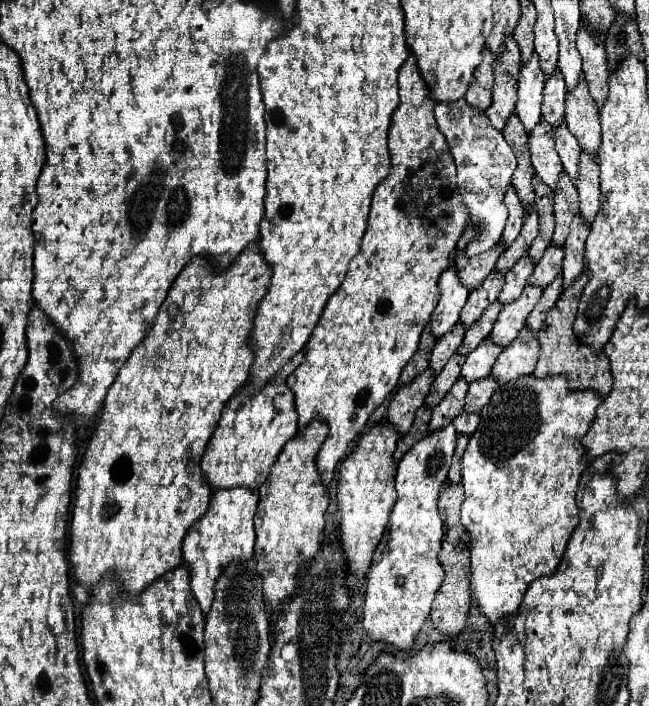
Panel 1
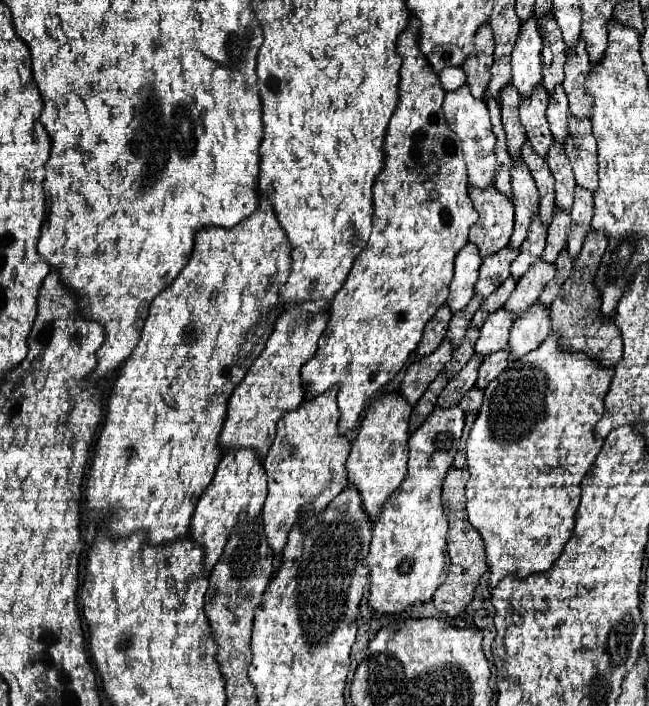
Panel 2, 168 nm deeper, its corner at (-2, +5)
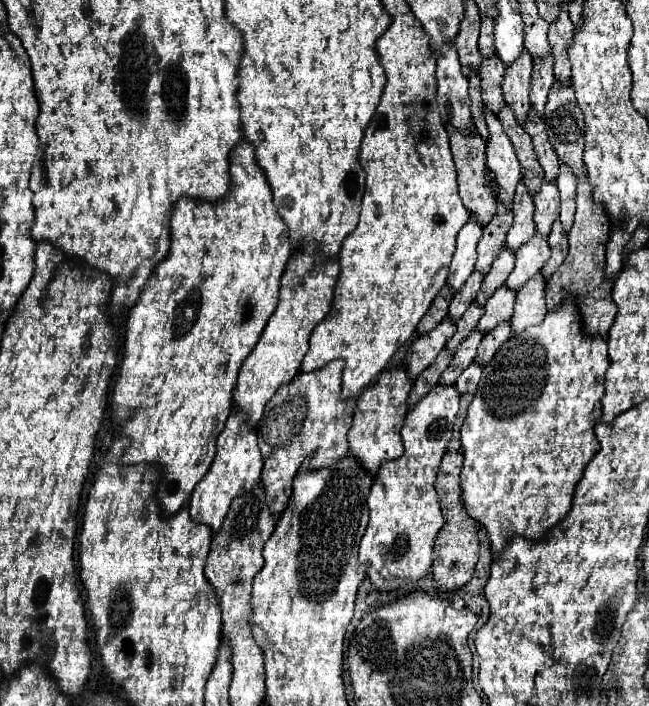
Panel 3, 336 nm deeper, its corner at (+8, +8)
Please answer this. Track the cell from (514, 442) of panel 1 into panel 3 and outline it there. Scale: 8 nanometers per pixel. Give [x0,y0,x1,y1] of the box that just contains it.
[461,298,609,554]

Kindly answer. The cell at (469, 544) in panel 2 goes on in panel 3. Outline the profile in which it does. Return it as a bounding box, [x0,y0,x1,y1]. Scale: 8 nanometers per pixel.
[431,450,479,592]

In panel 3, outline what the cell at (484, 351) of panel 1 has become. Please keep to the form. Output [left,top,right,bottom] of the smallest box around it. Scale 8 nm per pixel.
[479,286,515,332]

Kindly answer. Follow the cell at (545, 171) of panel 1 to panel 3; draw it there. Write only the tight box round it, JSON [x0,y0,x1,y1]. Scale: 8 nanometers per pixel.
[503,50,533,124]

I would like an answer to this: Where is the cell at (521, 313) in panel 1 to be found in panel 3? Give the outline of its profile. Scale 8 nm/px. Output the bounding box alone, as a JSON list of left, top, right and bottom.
[507,234,551,290]

